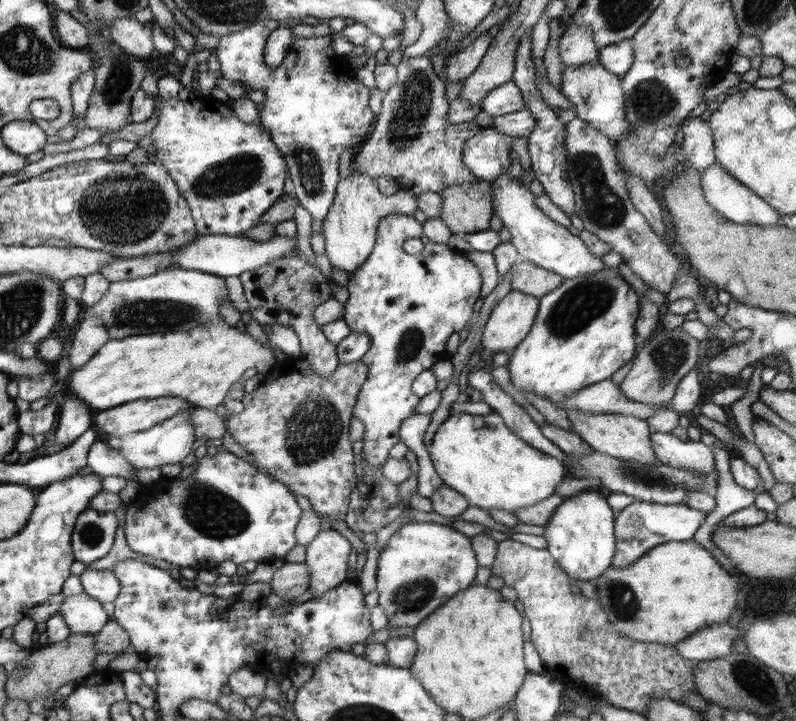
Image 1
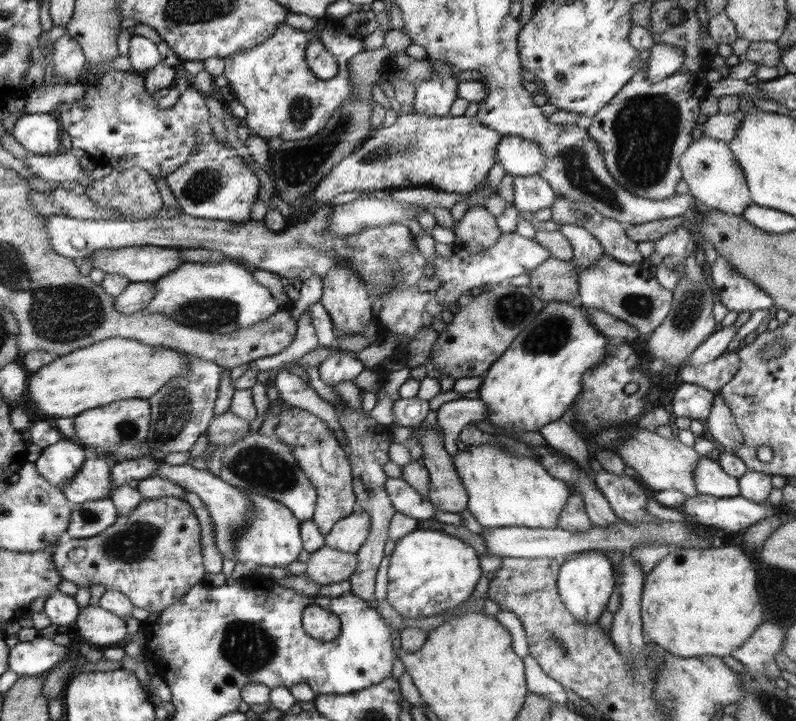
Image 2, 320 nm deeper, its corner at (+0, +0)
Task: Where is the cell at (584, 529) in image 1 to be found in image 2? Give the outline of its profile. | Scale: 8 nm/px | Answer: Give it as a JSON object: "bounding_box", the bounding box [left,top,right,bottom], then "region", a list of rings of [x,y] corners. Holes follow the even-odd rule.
{"bounding_box":[557,551,615,624],"region":[[[587,551],[568,556],[560,562],[557,589],[565,607],[580,624],[599,622],[614,592],[615,569],[604,551]]]}

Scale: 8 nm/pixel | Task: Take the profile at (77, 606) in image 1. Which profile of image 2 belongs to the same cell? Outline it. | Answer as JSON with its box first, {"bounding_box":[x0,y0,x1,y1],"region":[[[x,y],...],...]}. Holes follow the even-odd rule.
{"bounding_box":[75,605,128,649],"region":[[[88,605],[81,610],[75,620],[75,629],[87,643],[101,649],[123,643],[128,635],[126,619],[100,606]]]}

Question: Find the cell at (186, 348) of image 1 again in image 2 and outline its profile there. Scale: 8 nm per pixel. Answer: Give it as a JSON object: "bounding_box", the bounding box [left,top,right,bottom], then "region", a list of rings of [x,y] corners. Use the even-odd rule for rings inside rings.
{"bounding_box":[27,338,192,418],"region":[[[113,338],[56,358],[29,375],[27,396],[38,412],[52,418],[74,418],[90,408],[117,400],[150,398],[170,379],[189,369],[192,355],[163,346],[150,346],[129,338]]]}

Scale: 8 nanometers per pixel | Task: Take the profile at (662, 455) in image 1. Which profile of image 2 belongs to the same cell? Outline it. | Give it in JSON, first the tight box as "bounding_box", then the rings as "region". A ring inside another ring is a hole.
{"bounding_box":[694,455,740,499],"region":[[[715,455],[700,456],[694,470],[694,482],[699,494],[721,499],[740,496],[738,479],[722,470]]]}

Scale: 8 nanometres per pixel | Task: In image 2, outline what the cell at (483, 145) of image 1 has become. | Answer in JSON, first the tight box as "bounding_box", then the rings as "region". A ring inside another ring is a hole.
{"bounding_box":[496,135,547,177],"region":[[[503,135],[497,146],[496,162],[500,162],[505,174],[512,177],[533,176],[546,166],[547,156],[537,142],[521,136]]]}

